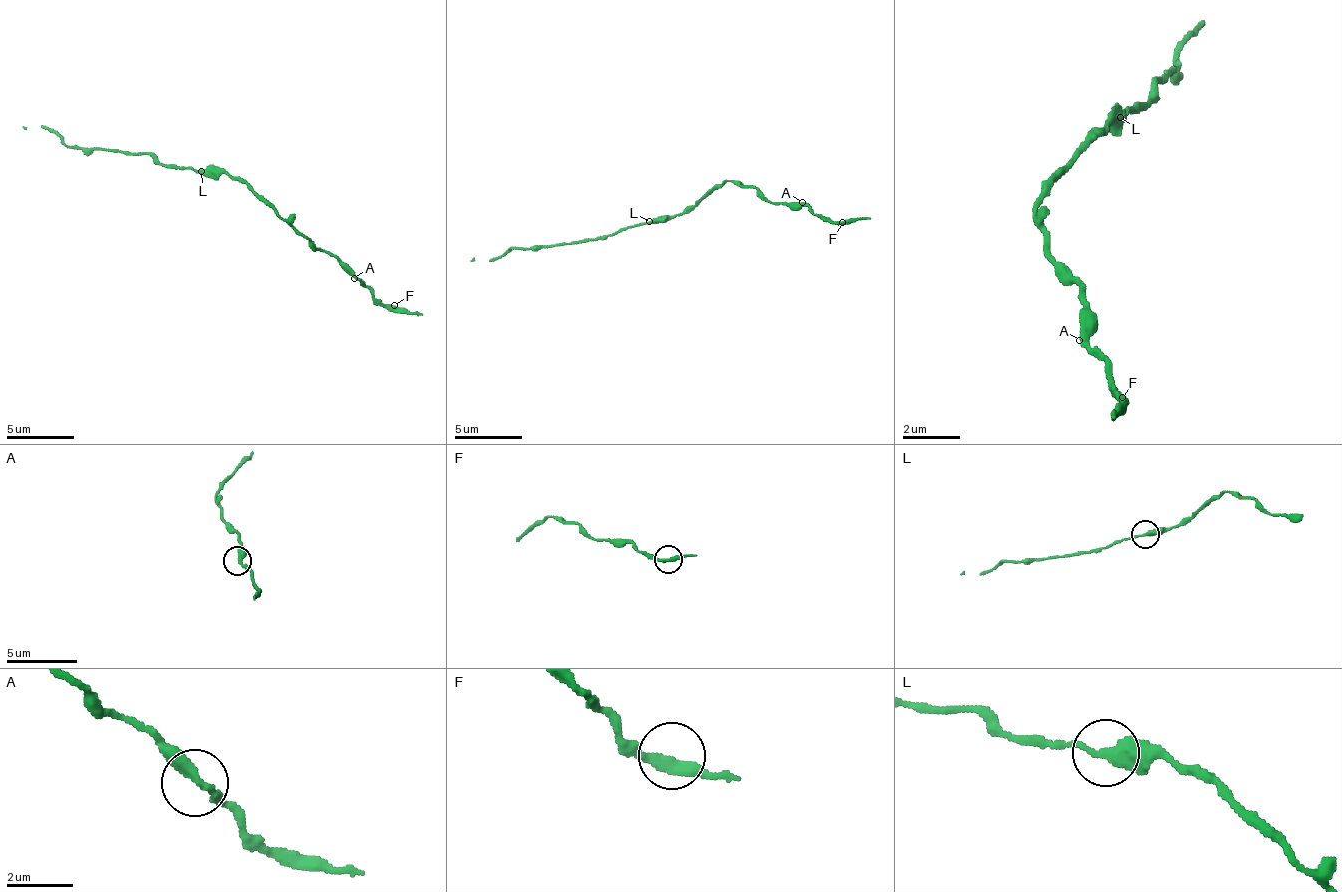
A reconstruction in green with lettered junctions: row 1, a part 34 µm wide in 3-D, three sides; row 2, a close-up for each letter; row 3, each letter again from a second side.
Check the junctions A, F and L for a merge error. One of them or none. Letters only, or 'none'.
none

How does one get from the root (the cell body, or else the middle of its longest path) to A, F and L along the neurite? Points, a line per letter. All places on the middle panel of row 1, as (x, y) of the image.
A: (689, 212), (727, 181), (751, 185), (771, 202), (802, 202)
F: (689, 212), (727, 181), (740, 181), (757, 188), (771, 202), (802, 202), (815, 215), (842, 222)
L: (689, 212), (648, 222)

